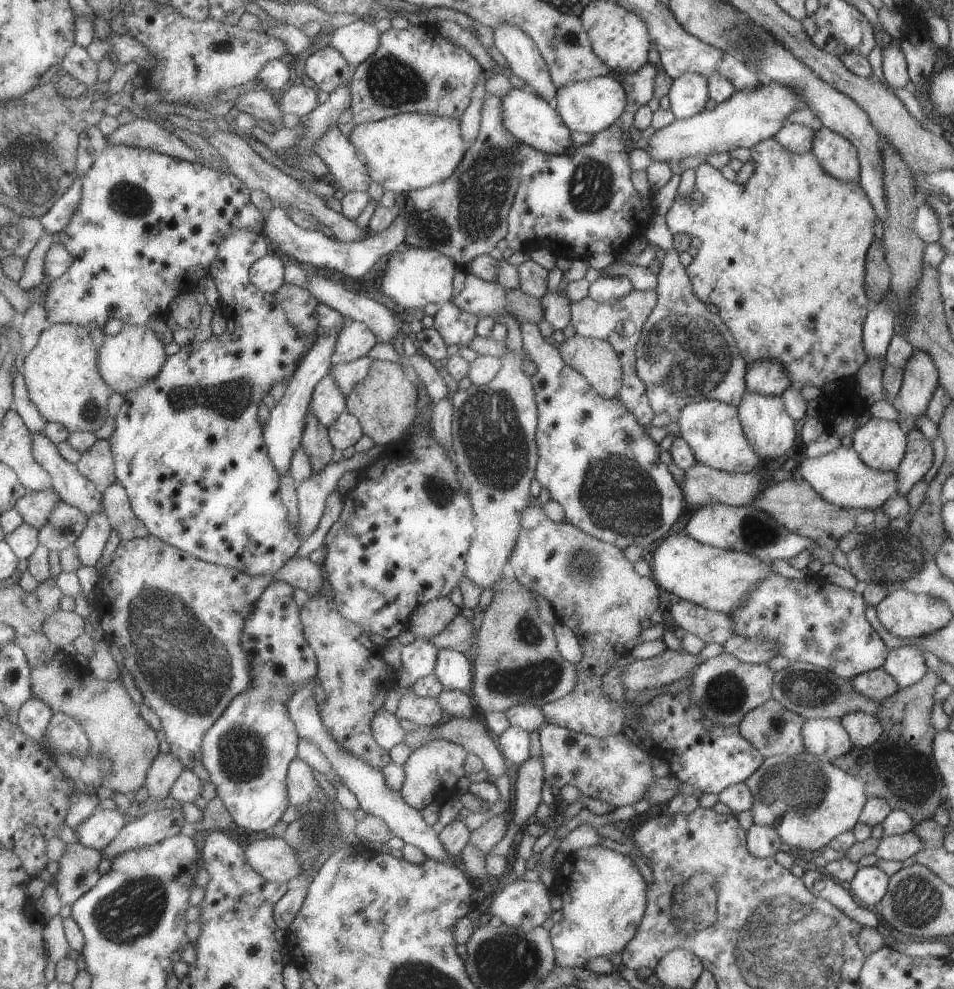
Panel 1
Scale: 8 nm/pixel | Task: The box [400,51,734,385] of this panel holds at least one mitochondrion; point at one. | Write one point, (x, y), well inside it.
(481, 189)

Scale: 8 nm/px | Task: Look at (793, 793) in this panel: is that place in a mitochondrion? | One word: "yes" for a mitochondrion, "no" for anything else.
yes

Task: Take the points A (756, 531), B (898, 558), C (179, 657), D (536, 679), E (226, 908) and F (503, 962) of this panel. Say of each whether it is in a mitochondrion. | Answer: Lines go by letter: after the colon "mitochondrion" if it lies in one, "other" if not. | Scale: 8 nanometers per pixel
A: mitochondrion
B: mitochondrion
C: mitochondrion
D: mitochondrion
E: other
F: mitochondrion

